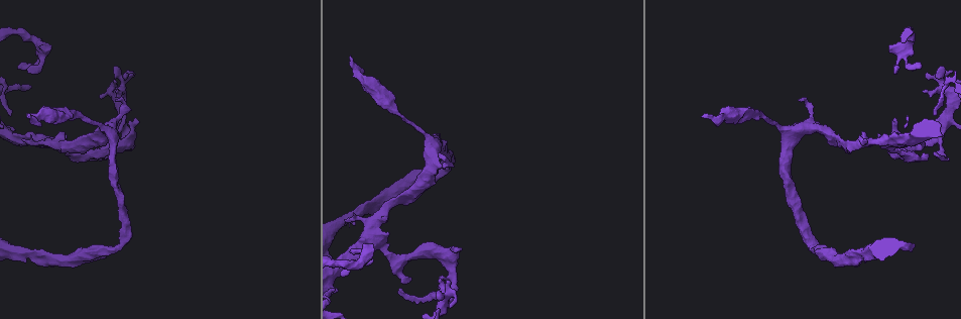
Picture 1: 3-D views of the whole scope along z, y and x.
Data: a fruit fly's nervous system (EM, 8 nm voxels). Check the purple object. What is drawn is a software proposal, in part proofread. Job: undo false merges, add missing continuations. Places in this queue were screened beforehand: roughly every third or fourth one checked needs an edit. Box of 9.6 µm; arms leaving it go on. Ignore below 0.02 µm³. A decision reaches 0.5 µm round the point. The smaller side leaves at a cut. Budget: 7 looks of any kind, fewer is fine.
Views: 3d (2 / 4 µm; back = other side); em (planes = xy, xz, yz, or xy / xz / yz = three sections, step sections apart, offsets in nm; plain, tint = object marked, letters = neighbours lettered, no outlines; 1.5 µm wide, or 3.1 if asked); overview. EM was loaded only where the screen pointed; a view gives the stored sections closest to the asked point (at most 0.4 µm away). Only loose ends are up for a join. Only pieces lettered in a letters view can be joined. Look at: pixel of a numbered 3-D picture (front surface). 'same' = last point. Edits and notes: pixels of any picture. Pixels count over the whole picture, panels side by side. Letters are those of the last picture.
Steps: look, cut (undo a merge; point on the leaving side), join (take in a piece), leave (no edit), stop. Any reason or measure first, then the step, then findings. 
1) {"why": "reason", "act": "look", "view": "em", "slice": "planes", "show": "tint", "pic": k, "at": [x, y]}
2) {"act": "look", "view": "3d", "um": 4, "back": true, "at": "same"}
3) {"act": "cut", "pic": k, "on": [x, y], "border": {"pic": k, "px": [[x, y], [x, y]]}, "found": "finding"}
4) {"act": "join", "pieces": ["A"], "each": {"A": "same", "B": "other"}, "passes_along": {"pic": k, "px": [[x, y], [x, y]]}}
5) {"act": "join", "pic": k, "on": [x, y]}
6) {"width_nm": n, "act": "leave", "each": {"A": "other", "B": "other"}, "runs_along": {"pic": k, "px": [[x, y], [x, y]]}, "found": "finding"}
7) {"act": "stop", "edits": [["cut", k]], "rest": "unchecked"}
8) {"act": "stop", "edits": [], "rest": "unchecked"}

{"why": "side arm on a straight run", "act": "look", "view": "em", "slice": "planes", "show": "letters", "pic": 1, "at": [374, 227]}

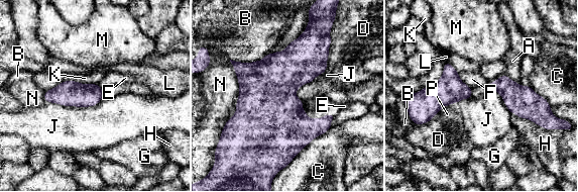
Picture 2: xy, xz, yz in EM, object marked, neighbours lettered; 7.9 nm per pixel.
{"width_nm": 200, "act": "leave", "each": {"A": "other", "B": "other", "C": "other", "D": "other", "E": "other", "F": "other", "G": "other", "H": "other", "J": "other", "K": "other", "L": "other", "M": "other", "N": "other", "P": "other"}, "border": {"pic": 2, "px": [[103, 98], [91, 106], [45, 102]]}, "found": "continuous, no second cell"}

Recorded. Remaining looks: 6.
{"act": "look", "view": "em", "slice": "xy", "step": 4, "show": "tint", "pic": 1, "at": [800, 99]}

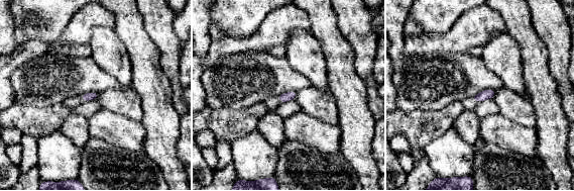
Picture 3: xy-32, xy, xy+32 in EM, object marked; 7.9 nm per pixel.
{"why": "another direction", "act": "look", "view": "em", "slice": "planes", "show": "letters", "at": "same"}

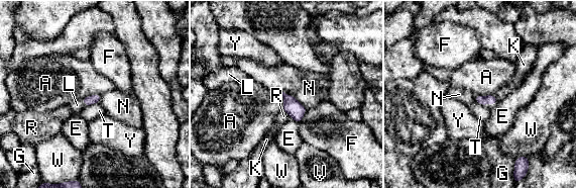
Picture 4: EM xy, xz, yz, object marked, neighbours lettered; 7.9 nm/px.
{"act": "join", "pieces": ["L"], "each": {"A": "other", "E": "other", "F": "other", "G": "other", "K": "other", "L": "same", "N": "other", "R": "other", "T": "other", "V": "other", "W": "other", "Y": "other"}, "found": "the cell continues"}

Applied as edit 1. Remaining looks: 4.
{"act": "stop", "edits": [["join", 4]], "rest": "unchecked"}

